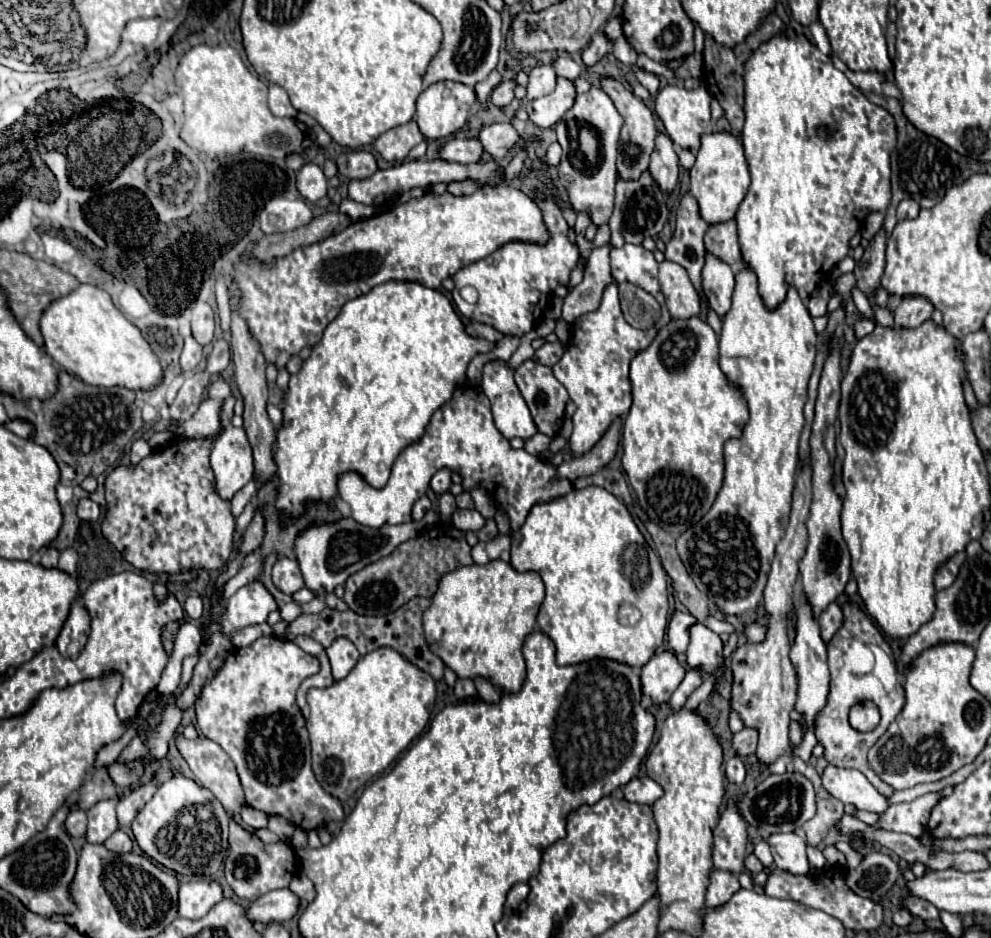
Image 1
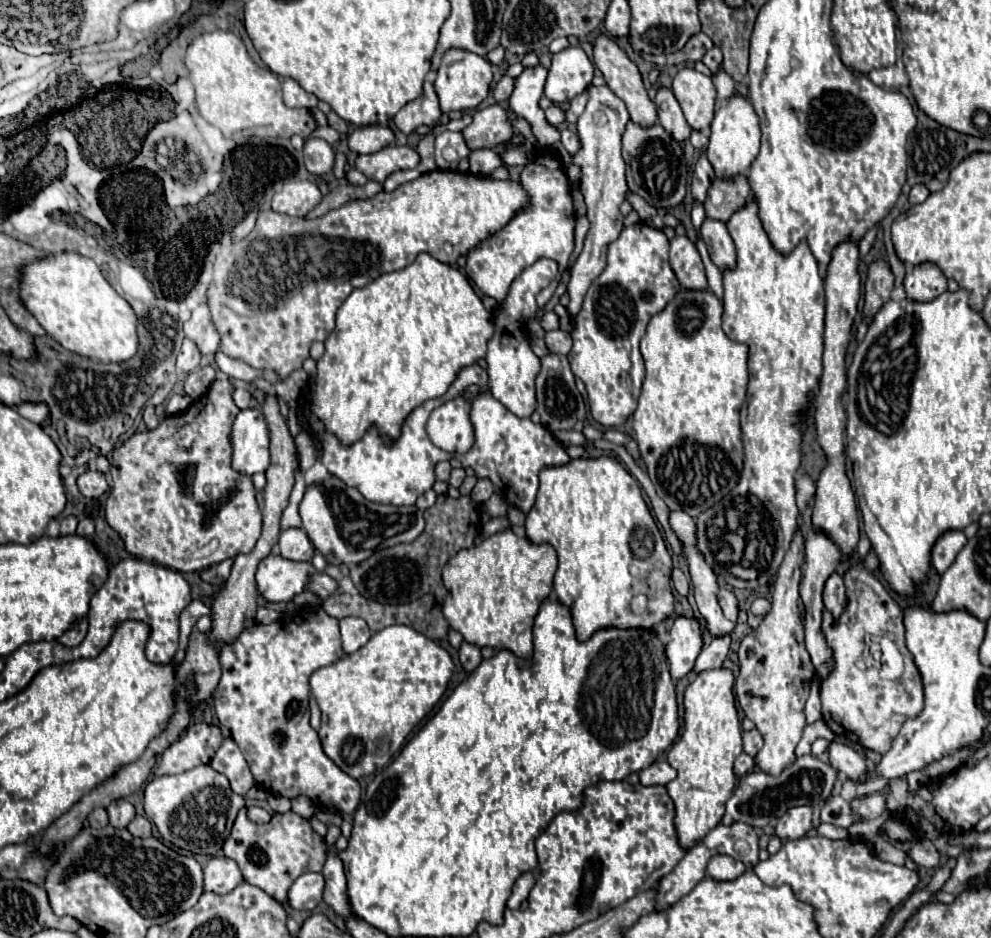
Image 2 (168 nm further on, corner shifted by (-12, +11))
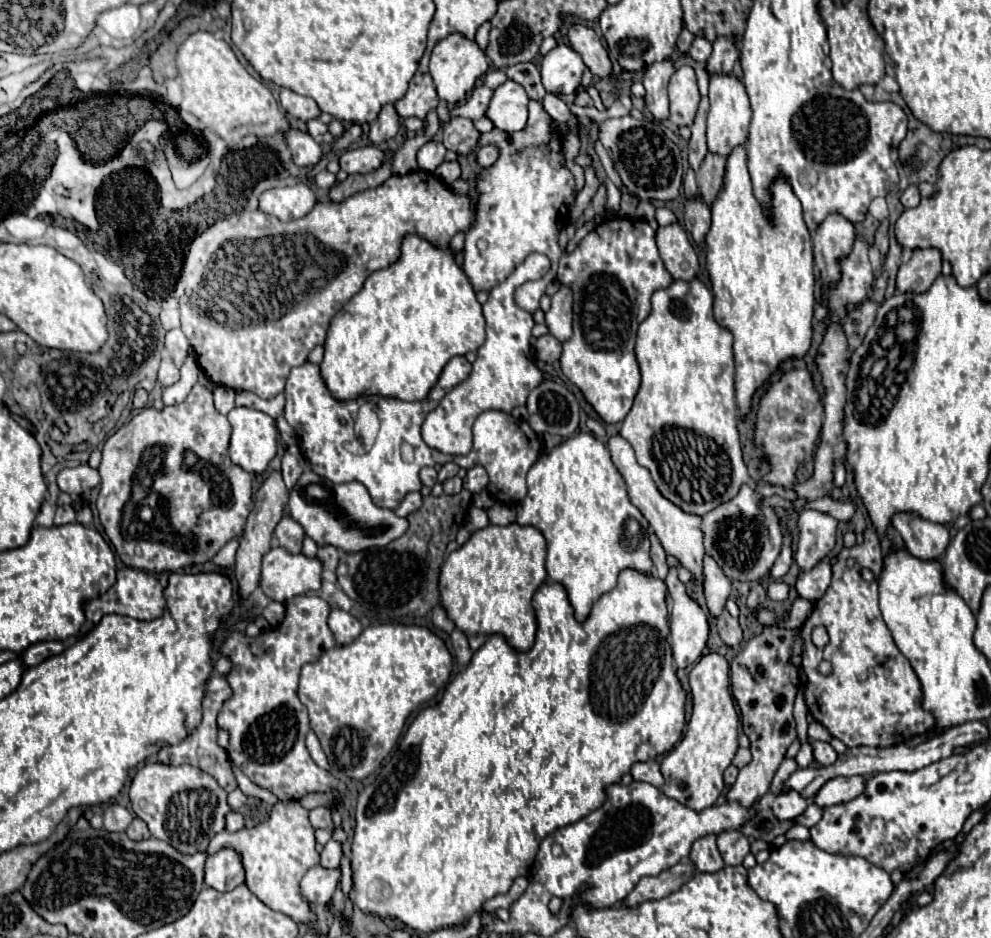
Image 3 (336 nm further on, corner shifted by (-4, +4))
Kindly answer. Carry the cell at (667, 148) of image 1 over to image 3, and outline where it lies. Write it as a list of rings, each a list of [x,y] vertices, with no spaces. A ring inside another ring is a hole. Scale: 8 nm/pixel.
[[[662,60],[662,62],[654,62],[652,66],[648,66],[644,70],[644,78],[642,84],[646,88],[646,106],[648,110],[654,114],[654,118],[664,120],[668,118],[668,80],[674,74],[674,64],[670,60]]]

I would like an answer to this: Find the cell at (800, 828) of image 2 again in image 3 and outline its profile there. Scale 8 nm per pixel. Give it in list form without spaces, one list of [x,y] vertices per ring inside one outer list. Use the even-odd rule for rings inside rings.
[[[790,790],[790,794],[778,794],[774,804],[772,804],[772,812],[776,814],[776,818],[780,820],[794,820],[796,816],[800,816],[808,806],[808,800],[802,798],[802,794],[794,794],[794,790]]]

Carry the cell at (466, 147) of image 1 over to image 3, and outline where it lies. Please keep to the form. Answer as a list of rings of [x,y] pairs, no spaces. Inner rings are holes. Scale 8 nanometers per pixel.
[[[426,142],[416,156],[418,168],[426,172],[434,172],[444,162],[444,154],[446,154],[446,148],[442,142]]]

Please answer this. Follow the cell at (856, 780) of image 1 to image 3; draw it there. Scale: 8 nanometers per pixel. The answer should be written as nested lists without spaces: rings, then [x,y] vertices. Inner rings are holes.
[[[816,740],[816,742],[810,742],[810,746],[812,746],[812,752],[814,752],[814,760],[820,762],[822,766],[830,766],[830,764],[836,762],[838,754],[834,752],[834,748],[828,742],[818,742]]]

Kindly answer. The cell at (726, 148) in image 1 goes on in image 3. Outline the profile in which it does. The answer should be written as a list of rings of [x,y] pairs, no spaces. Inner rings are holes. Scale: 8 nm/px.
[[[710,74],[710,112],[708,112],[708,150],[728,156],[734,146],[746,142],[746,128],[752,118],[744,84],[734,74]]]

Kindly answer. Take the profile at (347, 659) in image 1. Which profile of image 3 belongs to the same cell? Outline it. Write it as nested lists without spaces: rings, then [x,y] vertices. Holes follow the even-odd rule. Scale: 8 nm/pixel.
[[[332,608],[330,616],[328,616],[328,626],[336,636],[338,644],[346,644],[352,642],[360,632],[362,632],[362,624],[356,616],[352,616],[350,612],[344,612],[340,608]]]

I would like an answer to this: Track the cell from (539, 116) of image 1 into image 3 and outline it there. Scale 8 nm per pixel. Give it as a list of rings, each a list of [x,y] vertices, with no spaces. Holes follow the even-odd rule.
[[[558,44],[542,58],[542,84],[548,92],[558,96],[570,96],[576,92],[582,80],[584,62],[578,52],[566,44]]]

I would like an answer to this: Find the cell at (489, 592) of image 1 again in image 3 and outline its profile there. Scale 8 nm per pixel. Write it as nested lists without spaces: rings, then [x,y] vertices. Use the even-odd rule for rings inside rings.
[[[514,522],[508,526],[490,524],[482,530],[476,530],[468,538],[468,542],[462,544],[458,550],[450,552],[442,564],[440,596],[442,606],[448,610],[448,618],[452,618],[454,624],[462,632],[466,632],[466,636],[502,634],[516,650],[524,652],[530,650],[536,634],[536,614],[532,608],[532,596],[546,580],[544,562],[546,562],[546,540],[542,532],[534,526],[520,526]]]

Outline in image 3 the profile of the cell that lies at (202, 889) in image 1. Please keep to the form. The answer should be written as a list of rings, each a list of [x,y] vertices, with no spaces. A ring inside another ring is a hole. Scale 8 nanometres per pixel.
[[[222,848],[206,860],[206,884],[220,892],[234,890],[244,882],[242,858],[234,848]]]

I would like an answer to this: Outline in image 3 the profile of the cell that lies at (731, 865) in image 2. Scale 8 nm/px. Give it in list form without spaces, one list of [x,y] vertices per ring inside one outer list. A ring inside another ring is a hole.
[[[706,834],[706,838],[698,838],[692,844],[690,860],[696,864],[696,868],[700,872],[718,872],[718,870],[722,870],[724,862],[722,862],[722,856],[716,848],[716,836]]]

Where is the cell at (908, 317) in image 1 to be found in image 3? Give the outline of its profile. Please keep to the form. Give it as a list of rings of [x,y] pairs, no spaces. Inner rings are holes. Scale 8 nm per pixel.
[[[934,248],[914,250],[912,258],[898,270],[896,288],[900,292],[914,292],[914,294],[926,292],[938,278],[940,264],[942,264],[940,250]]]

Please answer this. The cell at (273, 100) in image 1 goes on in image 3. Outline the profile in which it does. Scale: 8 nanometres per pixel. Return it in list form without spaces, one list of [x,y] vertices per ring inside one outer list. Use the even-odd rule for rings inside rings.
[[[282,90],[280,92],[280,104],[292,118],[302,120],[302,122],[308,122],[308,120],[314,120],[314,118],[320,116],[320,108],[312,98],[300,96],[292,90]]]

